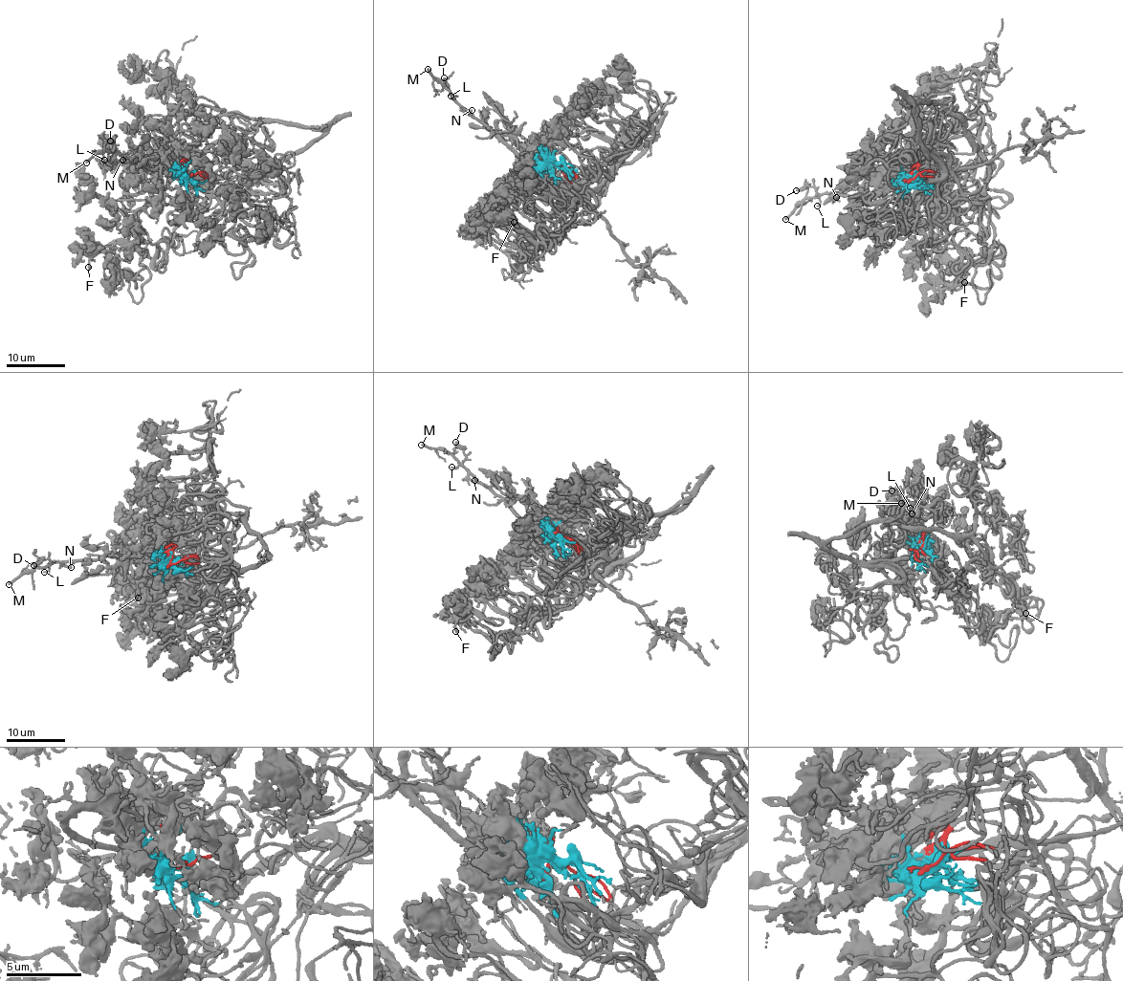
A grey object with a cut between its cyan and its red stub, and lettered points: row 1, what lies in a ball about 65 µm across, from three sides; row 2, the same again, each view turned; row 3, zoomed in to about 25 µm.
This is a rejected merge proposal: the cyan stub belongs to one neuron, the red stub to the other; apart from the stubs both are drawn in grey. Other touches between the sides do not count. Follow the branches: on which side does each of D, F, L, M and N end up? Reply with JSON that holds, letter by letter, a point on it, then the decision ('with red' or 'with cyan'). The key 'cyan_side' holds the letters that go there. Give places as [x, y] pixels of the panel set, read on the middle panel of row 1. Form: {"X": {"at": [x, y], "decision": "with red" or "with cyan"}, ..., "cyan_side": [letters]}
{"D": {"at": [444, 77], "decision": "with cyan"}, "F": {"at": [514, 222], "decision": "with red"}, "L": {"at": [451, 96], "decision": "with cyan"}, "M": {"at": [428, 69], "decision": "with cyan"}, "N": {"at": [472, 110], "decision": "with cyan"}, "cyan_side": ["D", "L", "M", "N"]}

